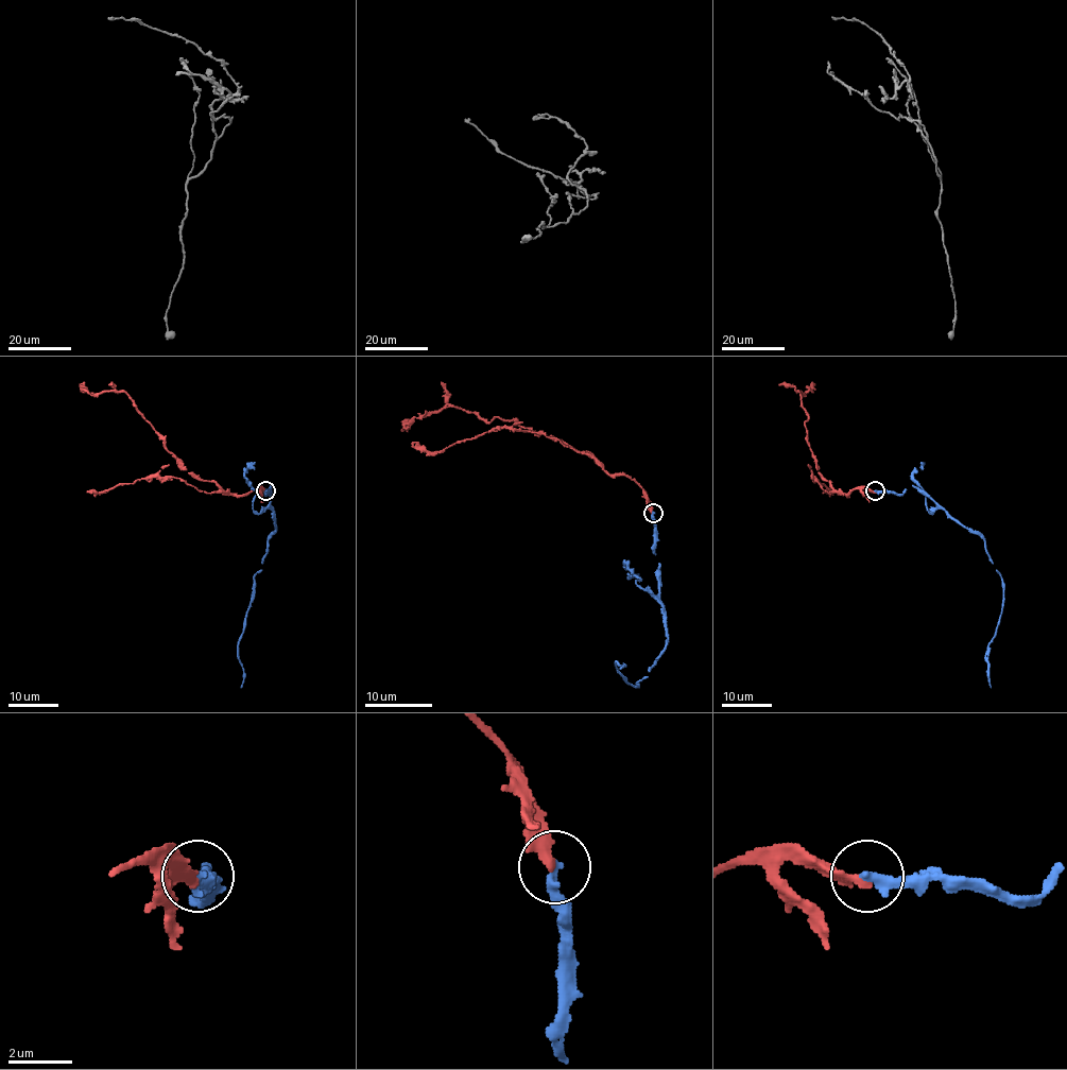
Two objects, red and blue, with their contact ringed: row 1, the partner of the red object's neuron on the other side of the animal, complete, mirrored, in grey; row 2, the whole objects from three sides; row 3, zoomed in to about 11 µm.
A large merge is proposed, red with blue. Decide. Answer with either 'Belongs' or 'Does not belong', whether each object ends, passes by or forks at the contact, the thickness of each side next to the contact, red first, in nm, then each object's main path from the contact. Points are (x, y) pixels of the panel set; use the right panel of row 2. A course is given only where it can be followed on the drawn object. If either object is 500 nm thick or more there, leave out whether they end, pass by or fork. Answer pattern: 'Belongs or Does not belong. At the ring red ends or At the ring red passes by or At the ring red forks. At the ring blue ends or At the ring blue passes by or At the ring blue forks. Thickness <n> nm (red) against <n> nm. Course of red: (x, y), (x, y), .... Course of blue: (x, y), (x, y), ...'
Belongs. At the ring red ends. At the ring blue ends. Thickness 300 nm (red) against 340 nm. Course of red: (875, 490), (840, 494), (819, 472), (807, 442), (807, 413), (796, 392), (804, 395), (815, 384). Course of blue: (875, 490), (901, 494), (916, 486), (984, 540), (1003, 587), (999, 623), (987, 645), (991, 687)

